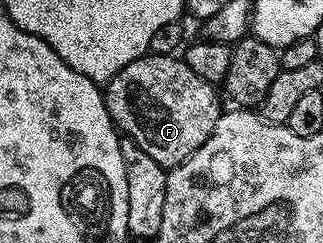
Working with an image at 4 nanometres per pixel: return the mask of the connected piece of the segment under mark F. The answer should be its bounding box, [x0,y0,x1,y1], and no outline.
[104,52,224,171]

